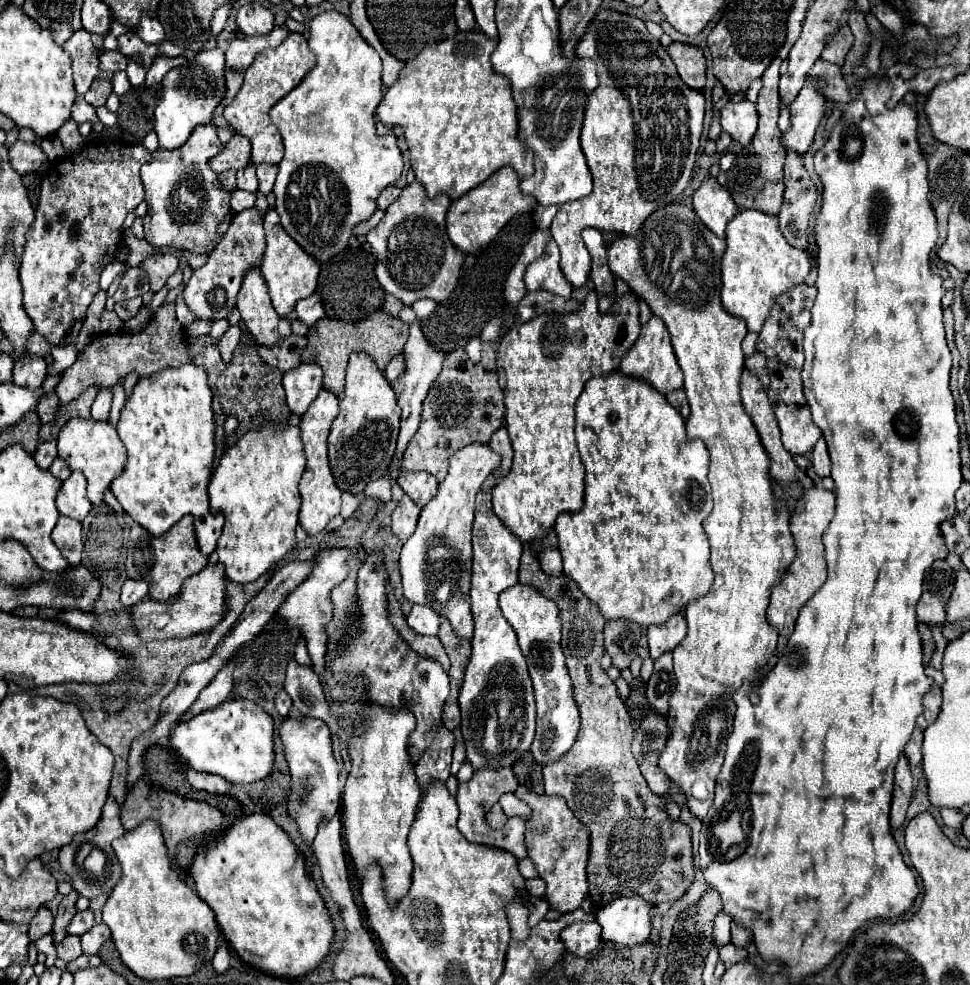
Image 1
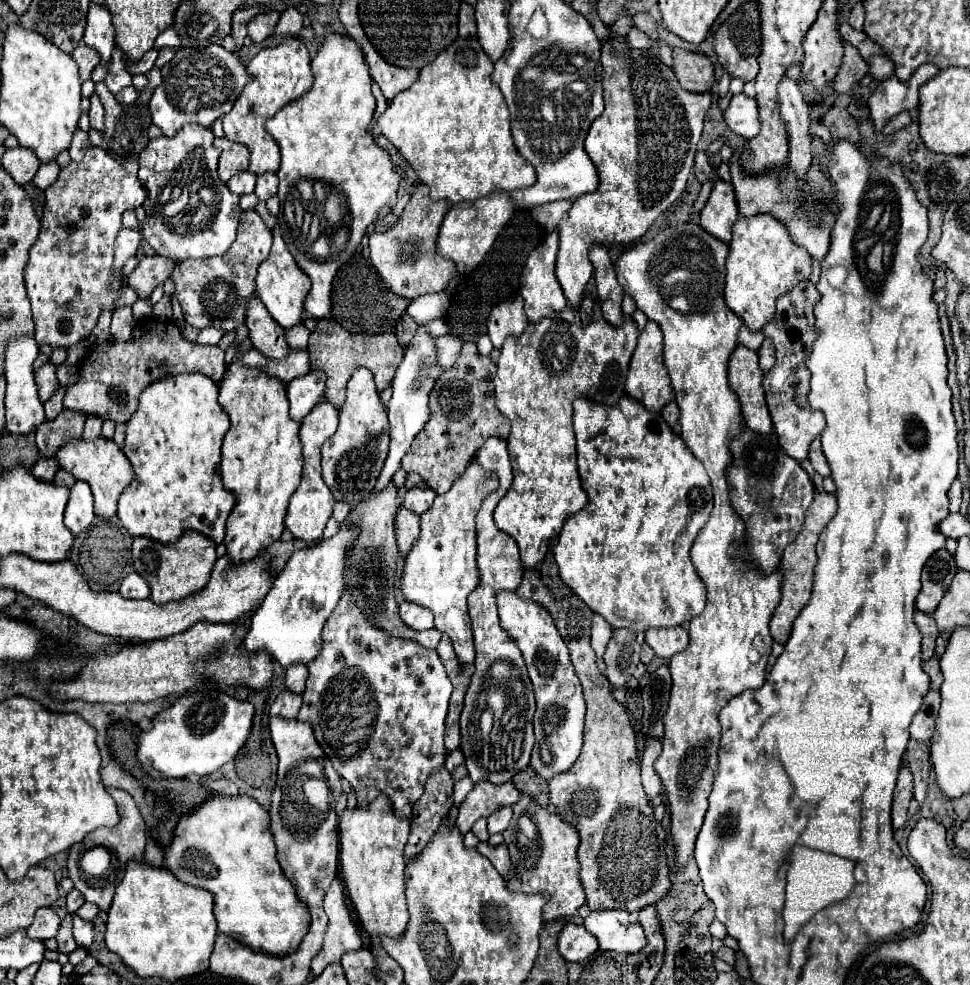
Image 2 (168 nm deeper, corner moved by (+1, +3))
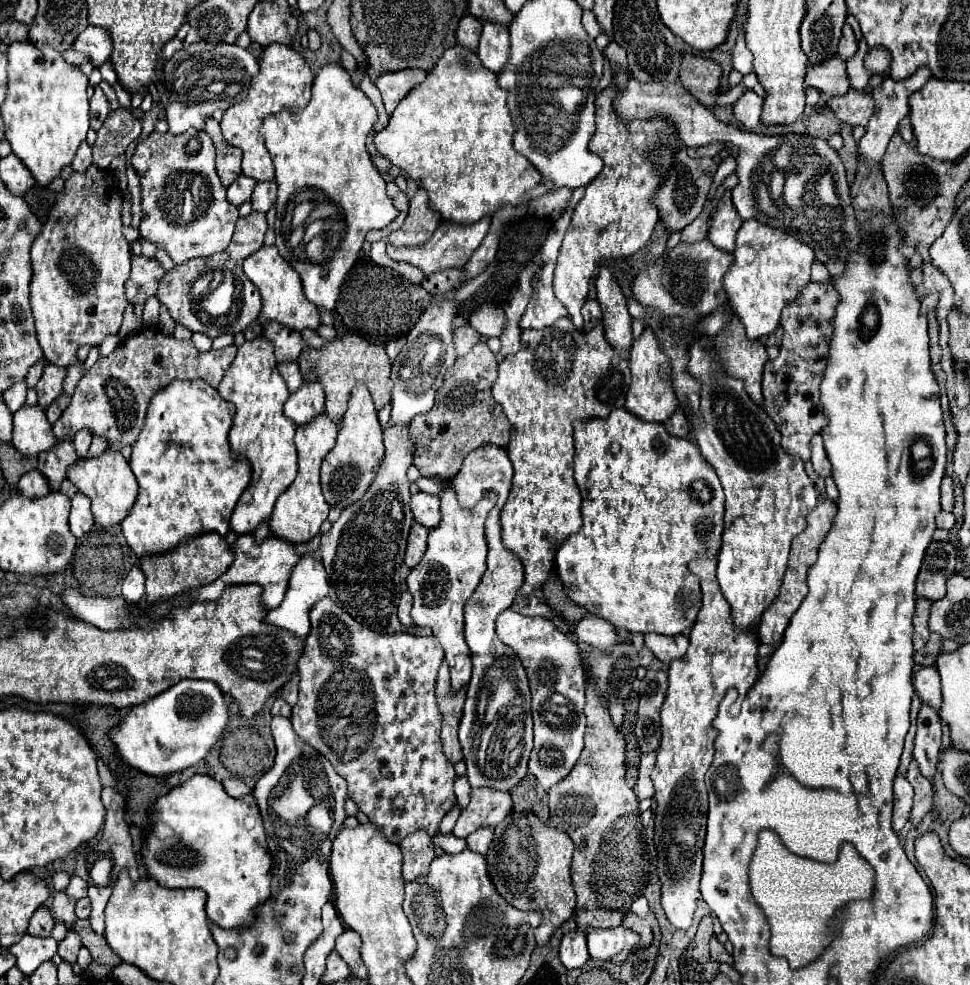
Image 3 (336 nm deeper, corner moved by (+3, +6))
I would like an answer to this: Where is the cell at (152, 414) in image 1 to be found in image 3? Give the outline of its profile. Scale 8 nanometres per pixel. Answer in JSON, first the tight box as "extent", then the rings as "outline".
{"extent":[121,381,251,557],"outline":[[[173,381],[153,397],[145,427],[133,445],[131,469],[139,481],[139,497],[131,513],[121,523],[123,535],[137,557],[149,553],[173,551],[179,543],[195,539],[205,533],[229,533],[231,513],[251,481],[251,465],[237,457],[229,445],[229,429],[233,423],[235,405],[219,397],[219,393],[205,381]]]}

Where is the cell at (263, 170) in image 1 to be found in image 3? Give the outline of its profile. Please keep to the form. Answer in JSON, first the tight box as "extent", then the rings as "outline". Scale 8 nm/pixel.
{"extent":[251,181,277,211],"outline":[[[263,181],[257,183],[253,195],[251,195],[251,205],[255,211],[269,211],[277,201],[277,183],[275,181]]]}

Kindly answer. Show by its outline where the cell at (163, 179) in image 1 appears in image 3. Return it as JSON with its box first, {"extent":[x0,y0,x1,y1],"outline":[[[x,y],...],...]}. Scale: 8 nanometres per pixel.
{"extent":[131,129,239,265],"outline":[[[189,129],[181,135],[153,131],[137,145],[131,163],[141,181],[141,239],[161,247],[177,265],[225,251],[239,213],[225,199],[225,187],[215,171],[215,147],[205,131]]]}

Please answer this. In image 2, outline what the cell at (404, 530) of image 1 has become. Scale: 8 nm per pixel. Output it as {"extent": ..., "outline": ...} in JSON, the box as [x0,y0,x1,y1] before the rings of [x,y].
{"extent":[395,506,419,554],"outline":[[[401,506],[395,516],[395,534],[397,534],[399,550],[407,554],[413,540],[419,536],[419,516],[415,516],[415,512]]]}

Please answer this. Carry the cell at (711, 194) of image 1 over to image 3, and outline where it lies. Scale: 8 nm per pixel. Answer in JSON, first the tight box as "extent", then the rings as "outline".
{"extent":[707,193,743,253],"outline":[[[725,193],[719,201],[719,209],[709,225],[707,239],[721,251],[731,253],[735,249],[735,235],[741,229],[743,219],[737,215],[737,209],[733,207],[731,193]]]}

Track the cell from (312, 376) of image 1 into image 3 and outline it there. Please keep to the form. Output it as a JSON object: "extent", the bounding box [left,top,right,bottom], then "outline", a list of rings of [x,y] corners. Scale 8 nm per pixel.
{"extent":[285,383,325,425],"outline":[[[303,383],[297,393],[291,393],[285,403],[285,415],[297,425],[307,425],[323,413],[325,395],[321,383]]]}

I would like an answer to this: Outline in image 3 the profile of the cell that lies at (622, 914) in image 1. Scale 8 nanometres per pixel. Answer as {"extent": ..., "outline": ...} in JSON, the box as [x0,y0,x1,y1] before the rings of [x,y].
{"extent":[587,927,639,963],"outline":[[[623,927],[613,929],[593,929],[587,935],[587,947],[589,955],[593,959],[623,963],[629,955],[629,951],[637,945],[639,937],[633,931],[627,931]]]}

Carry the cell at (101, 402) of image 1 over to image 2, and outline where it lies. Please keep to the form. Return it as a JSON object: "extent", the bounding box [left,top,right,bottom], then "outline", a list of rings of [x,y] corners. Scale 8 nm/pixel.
{"extent":[83,416,103,440],"outline":[[[87,416],[83,438],[85,440],[93,440],[93,438],[101,436],[101,426],[103,426],[103,418],[101,416]]]}

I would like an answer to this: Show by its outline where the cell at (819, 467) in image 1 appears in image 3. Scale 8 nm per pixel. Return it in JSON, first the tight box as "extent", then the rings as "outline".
{"extent":[811,435,831,477],"outline":[[[815,435],[813,441],[811,441],[811,463],[815,467],[815,471],[821,475],[821,477],[829,477],[831,475],[831,463],[827,459],[827,453],[825,453],[825,447],[823,447],[823,441],[821,441],[821,435]]]}

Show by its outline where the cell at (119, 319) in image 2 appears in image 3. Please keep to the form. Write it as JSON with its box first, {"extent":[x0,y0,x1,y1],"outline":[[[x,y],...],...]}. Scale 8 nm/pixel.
{"extent":[99,335,121,357],"outline":[[[109,335],[109,337],[99,345],[99,357],[107,357],[119,343],[121,343],[119,335]]]}

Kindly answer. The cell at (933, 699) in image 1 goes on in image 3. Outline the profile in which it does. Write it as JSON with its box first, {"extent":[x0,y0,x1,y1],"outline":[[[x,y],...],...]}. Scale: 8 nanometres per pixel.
{"extent":[913,705,941,781],"outline":[[[921,705],[917,717],[917,735],[915,735],[915,749],[913,757],[921,769],[921,773],[933,781],[939,765],[941,753],[941,723],[937,713],[929,709],[929,705]]]}

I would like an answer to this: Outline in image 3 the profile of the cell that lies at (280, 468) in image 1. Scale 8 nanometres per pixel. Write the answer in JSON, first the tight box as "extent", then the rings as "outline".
{"extent":[217,337,297,535],"outline":[[[265,337],[245,341],[217,387],[219,395],[237,407],[229,433],[231,449],[237,453],[237,457],[245,457],[253,467],[251,485],[241,495],[231,517],[231,531],[239,535],[253,533],[261,521],[269,519],[277,497],[293,483],[297,475],[297,451],[293,443],[297,425],[283,415],[283,403],[287,401],[289,391],[277,371],[273,349],[275,345],[265,341]]]}

